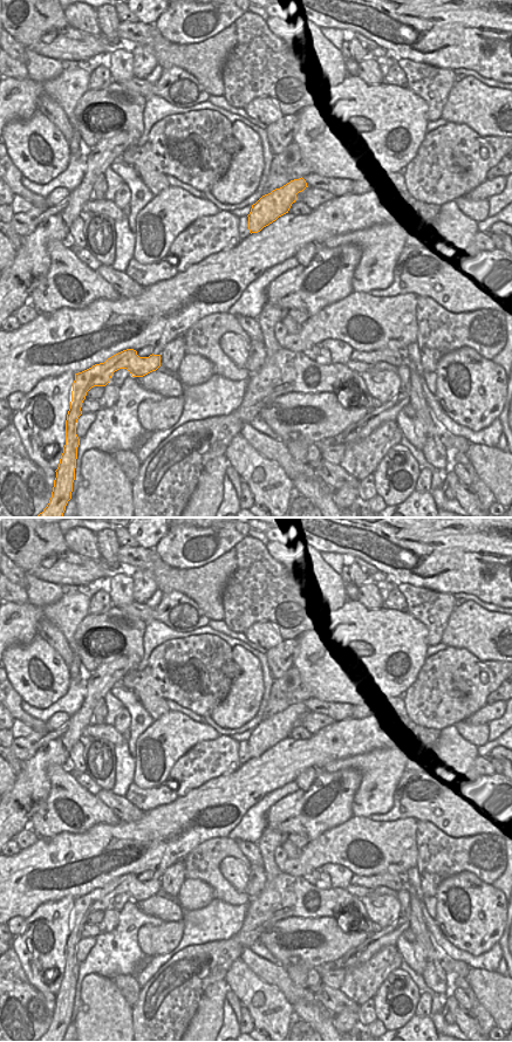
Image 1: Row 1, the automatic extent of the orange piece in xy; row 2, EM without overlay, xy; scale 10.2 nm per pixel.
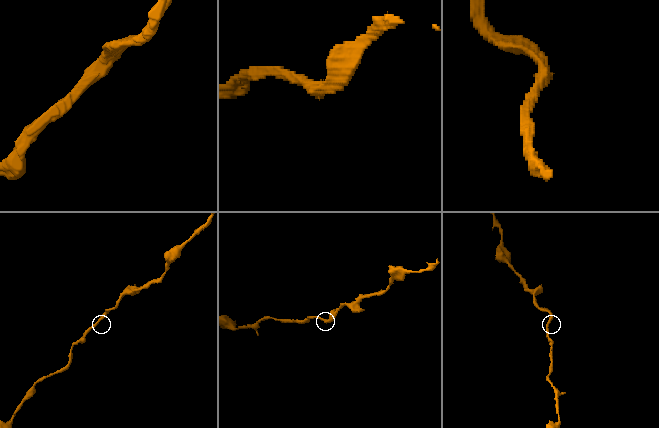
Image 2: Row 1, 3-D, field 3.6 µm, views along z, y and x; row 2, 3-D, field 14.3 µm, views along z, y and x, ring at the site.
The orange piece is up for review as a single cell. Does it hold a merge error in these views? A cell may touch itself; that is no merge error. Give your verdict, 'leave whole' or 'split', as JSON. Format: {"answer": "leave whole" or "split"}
{"answer": "leave whole"}

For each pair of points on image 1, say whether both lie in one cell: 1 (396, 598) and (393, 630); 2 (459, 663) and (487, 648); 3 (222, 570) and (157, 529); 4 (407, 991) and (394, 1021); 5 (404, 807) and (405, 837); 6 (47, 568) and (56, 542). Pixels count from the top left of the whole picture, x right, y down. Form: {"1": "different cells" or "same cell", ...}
{"1": "different cells", "2": "different cells", "3": "different cells", "4": "same cell", "5": "different cells", "6": "different cells"}

